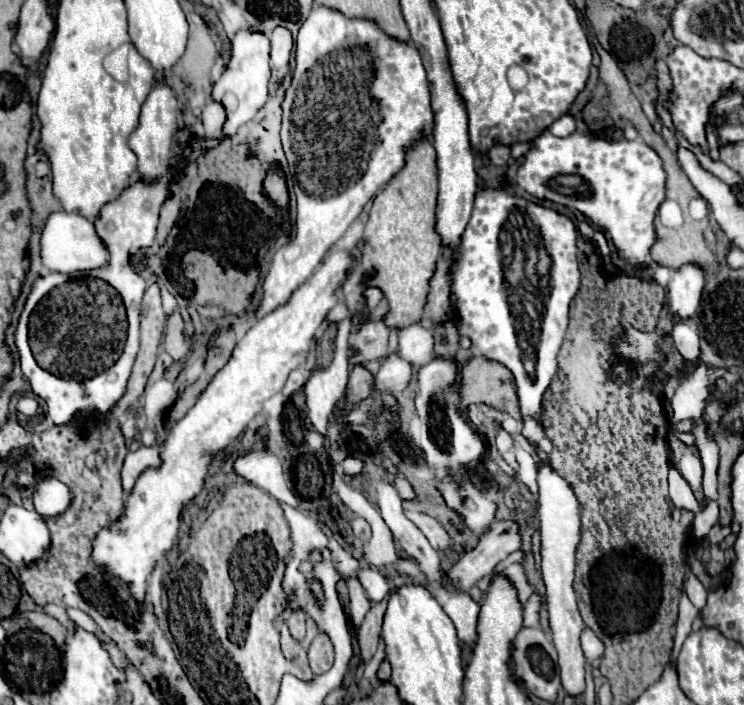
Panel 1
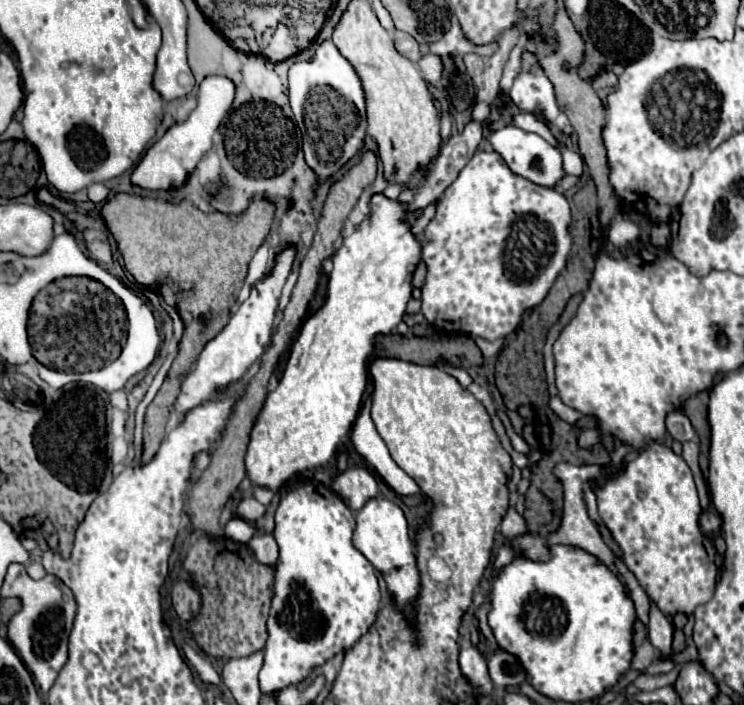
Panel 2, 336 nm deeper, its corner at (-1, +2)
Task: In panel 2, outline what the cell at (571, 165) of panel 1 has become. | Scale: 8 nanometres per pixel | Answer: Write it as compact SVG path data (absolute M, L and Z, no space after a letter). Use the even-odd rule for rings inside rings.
M505 126L505 128L497 130L497 132L493 132L493 134L489 136L489 142L491 142L493 150L503 156L503 160L507 162L507 166L509 166L515 174L519 174L519 176L523 176L523 178L527 178L527 180L531 180L531 182L535 182L535 184L539 184L539 186L549 186L549 188L553 188L553 186L557 184L557 180L561 180L561 178L565 176L565 174L563 174L563 166L561 166L563 162L561 162L559 150L553 148L551 144L547 144L547 142L545 142L541 136L537 136L537 134L525 132L525 130L515 128L515 126Z

